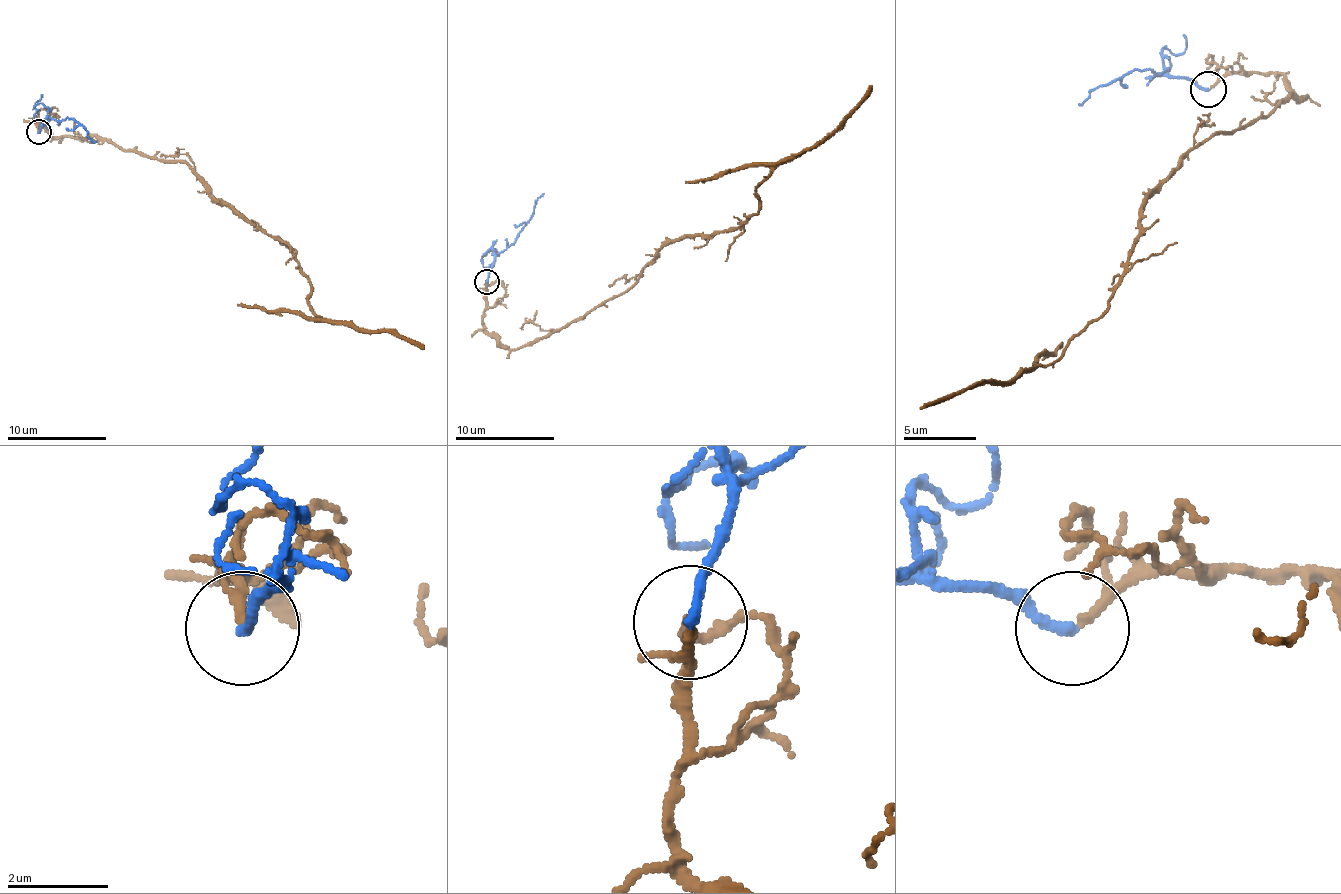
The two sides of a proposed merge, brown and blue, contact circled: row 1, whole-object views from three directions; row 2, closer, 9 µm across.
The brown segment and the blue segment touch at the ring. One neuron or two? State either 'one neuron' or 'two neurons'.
one neuron

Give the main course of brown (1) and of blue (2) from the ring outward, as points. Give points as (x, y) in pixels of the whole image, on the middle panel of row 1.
1: (486, 284), (483, 328), (506, 348), (560, 331), (667, 244), (732, 231), (759, 209), (757, 187), (871, 85)
2: (486, 281), (498, 254), (521, 229), (543, 194)

